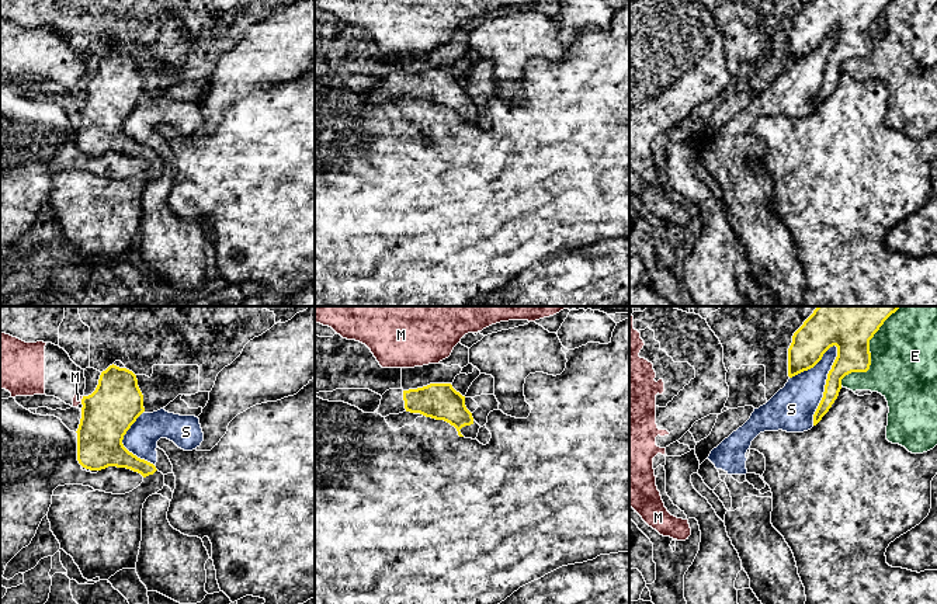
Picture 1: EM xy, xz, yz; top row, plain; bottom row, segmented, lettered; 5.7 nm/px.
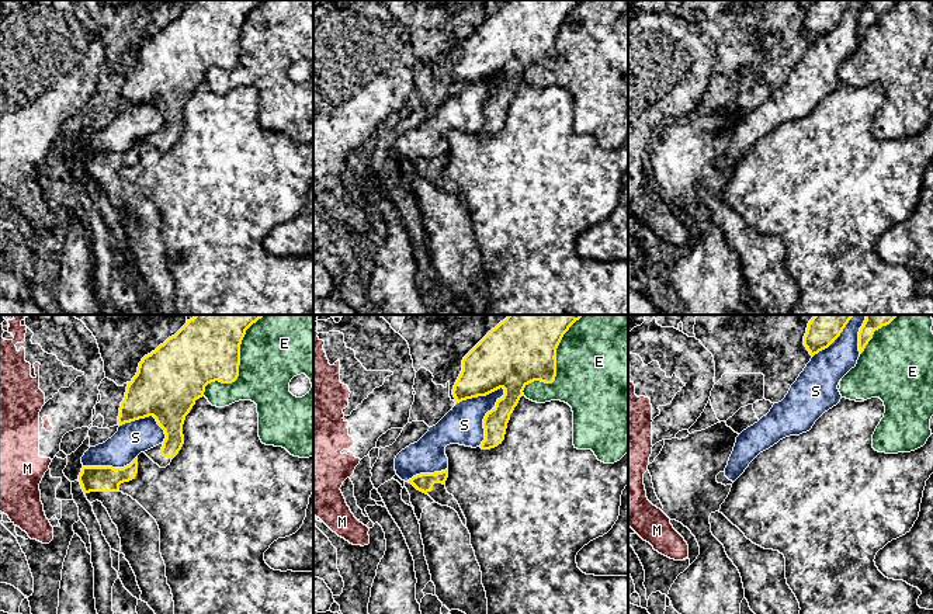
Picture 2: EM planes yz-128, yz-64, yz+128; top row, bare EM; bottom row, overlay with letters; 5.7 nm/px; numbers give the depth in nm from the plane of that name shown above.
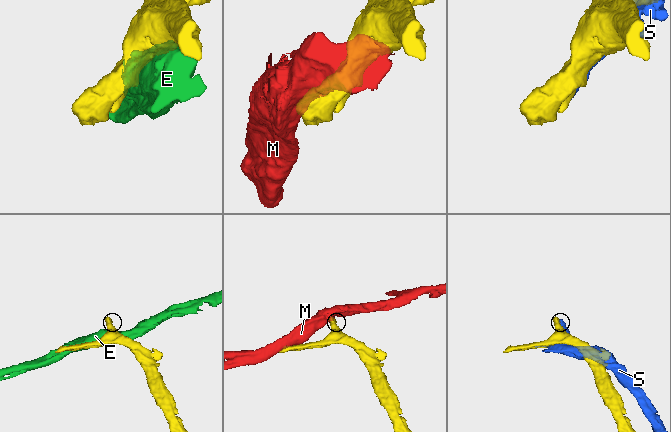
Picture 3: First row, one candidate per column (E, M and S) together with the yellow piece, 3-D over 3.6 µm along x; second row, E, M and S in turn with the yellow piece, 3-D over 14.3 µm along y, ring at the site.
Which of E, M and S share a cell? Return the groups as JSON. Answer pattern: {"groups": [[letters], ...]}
{"groups": [["E"], ["M"], ["S"]]}

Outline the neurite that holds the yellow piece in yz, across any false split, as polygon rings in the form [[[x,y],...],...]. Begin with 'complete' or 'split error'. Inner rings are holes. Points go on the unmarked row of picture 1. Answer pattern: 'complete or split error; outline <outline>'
complete; outline [[[811,0],[794,18],[788,34],[788,62],[813,53],[833,31],[837,42],[827,59],[823,83],[813,100],[813,111],[829,97],[841,74],[841,65],[851,58],[867,58],[871,51],[870,25],[891,0]]]

